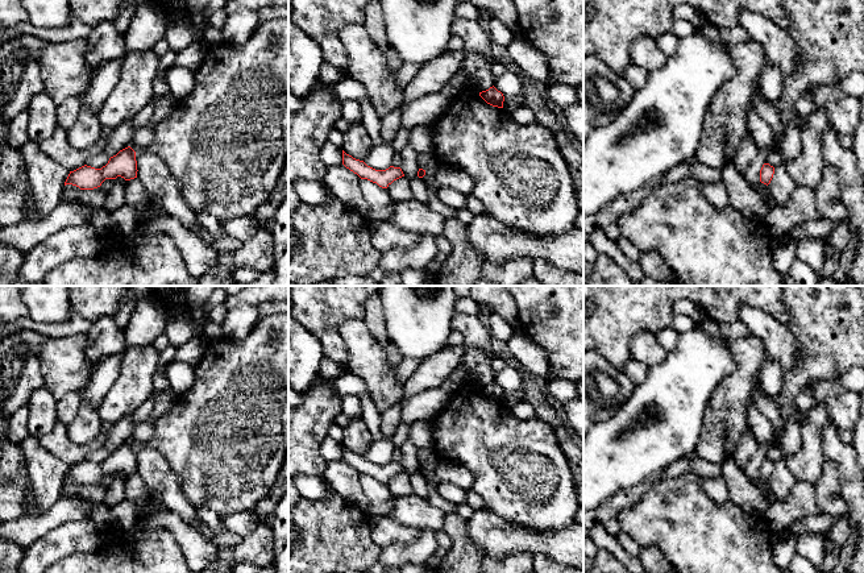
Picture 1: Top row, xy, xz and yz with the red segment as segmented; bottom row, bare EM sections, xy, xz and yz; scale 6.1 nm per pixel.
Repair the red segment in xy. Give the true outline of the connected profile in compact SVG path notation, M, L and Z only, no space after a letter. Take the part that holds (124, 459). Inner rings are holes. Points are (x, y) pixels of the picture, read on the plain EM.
M128 441L111 452L108 458L101 464L82 461L70 466L65 481L72 479L80 485L94 485L101 481L105 474L116 474L117 472L130 476L137 473L136 447Z

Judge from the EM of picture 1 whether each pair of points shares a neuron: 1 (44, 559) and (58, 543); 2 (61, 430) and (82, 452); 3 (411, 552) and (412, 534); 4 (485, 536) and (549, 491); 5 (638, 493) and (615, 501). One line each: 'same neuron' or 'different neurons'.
1: same neuron
2: same neuron
3: different neurons
4: different neurons
5: same neuron

